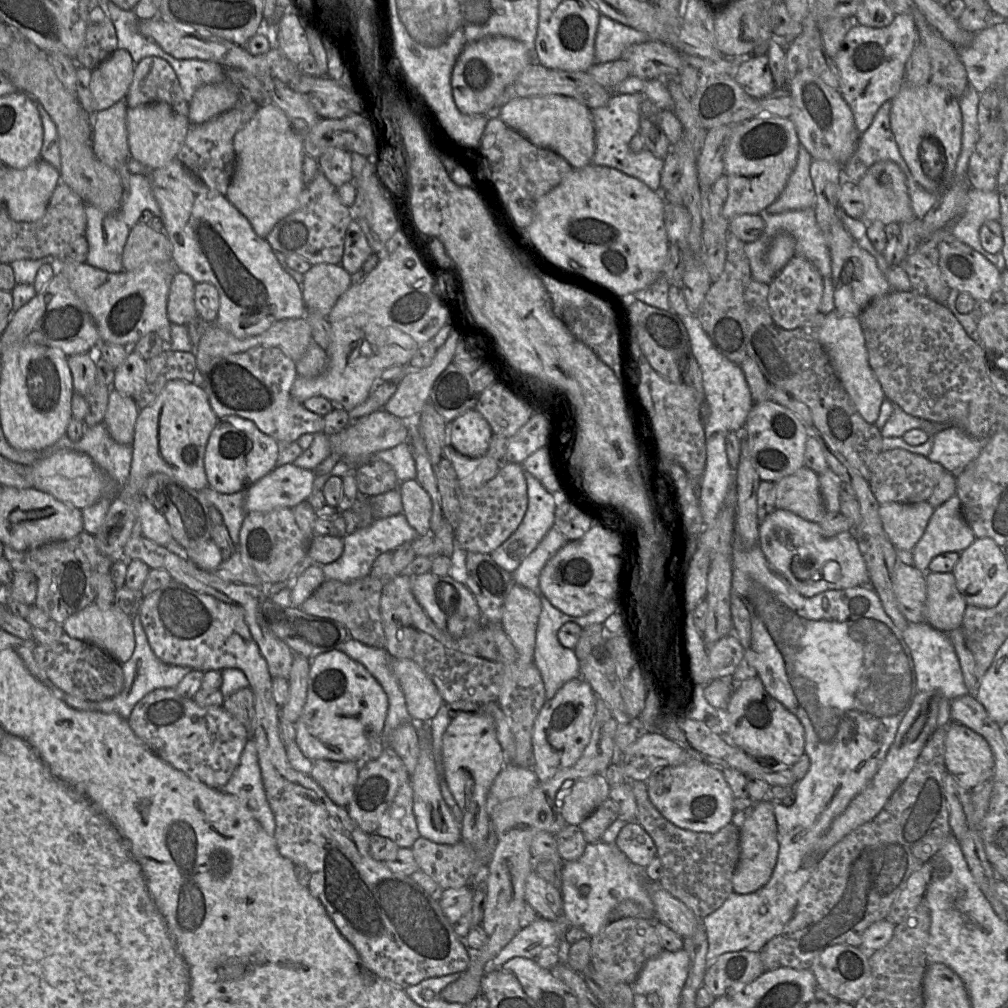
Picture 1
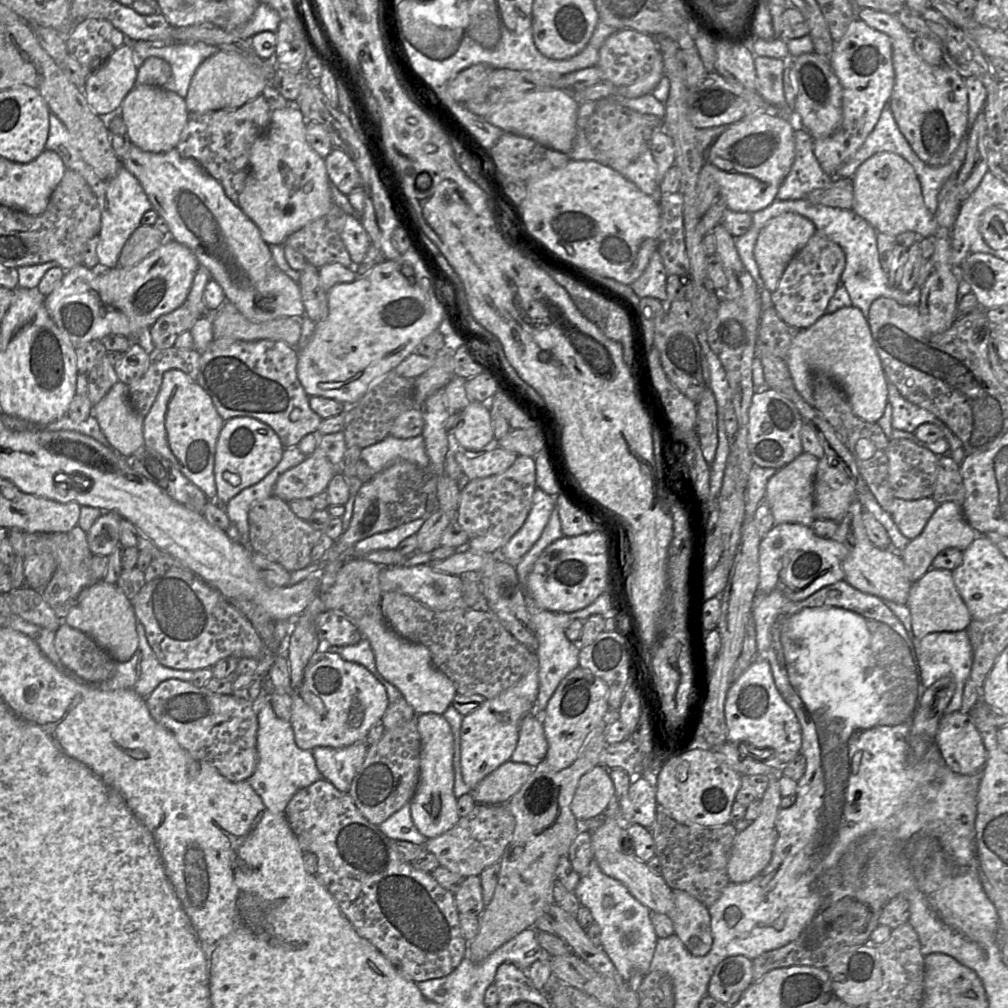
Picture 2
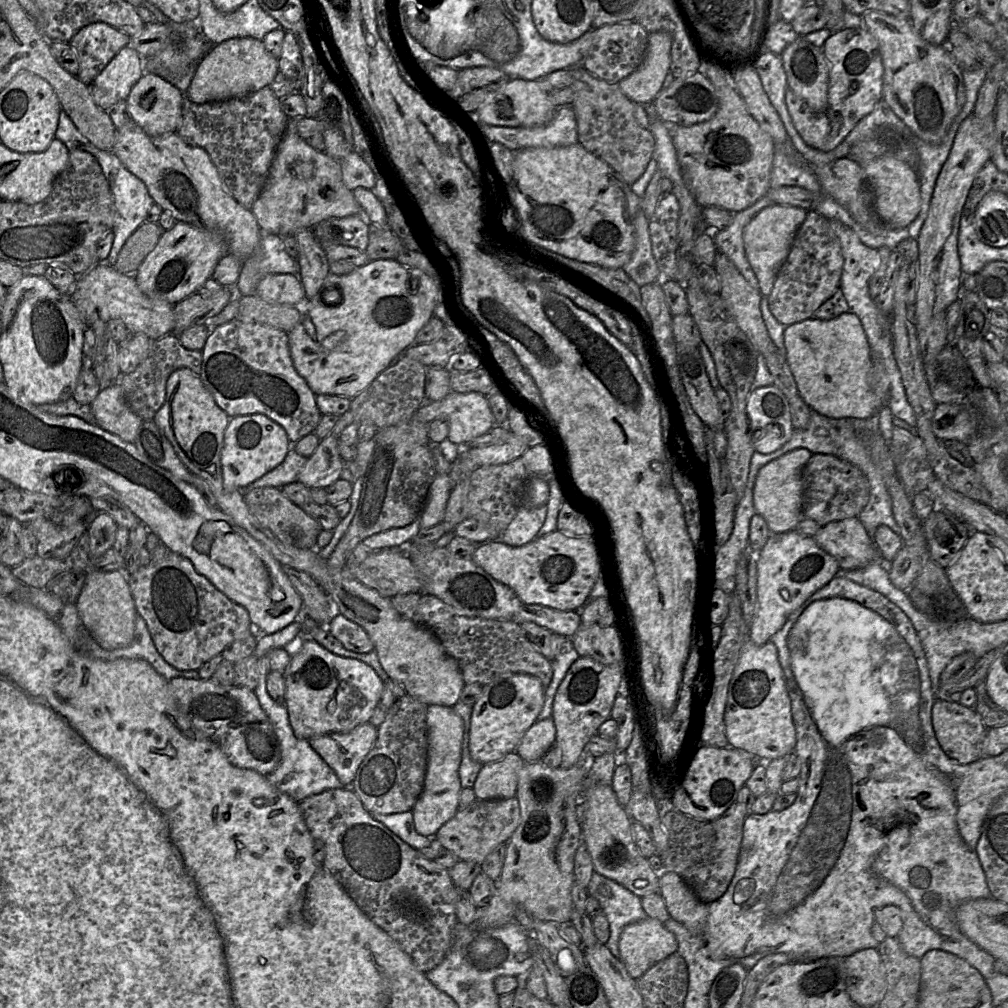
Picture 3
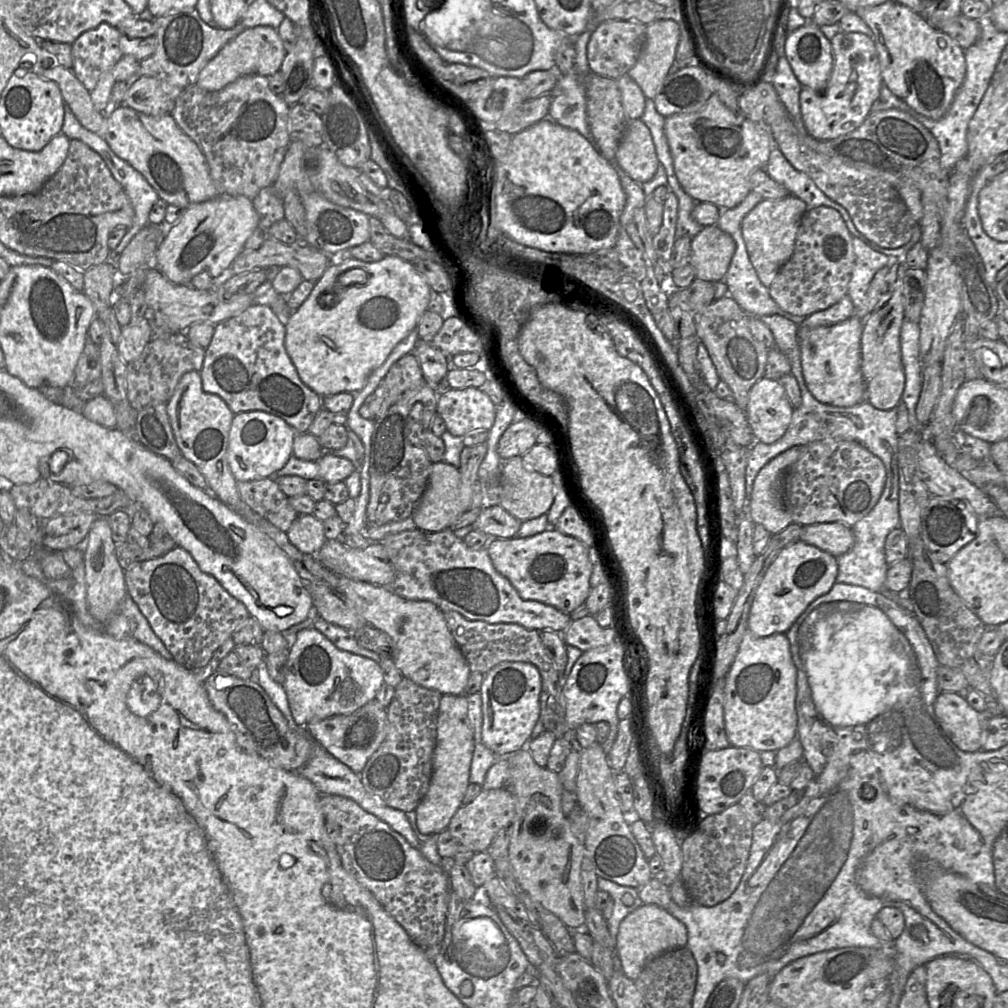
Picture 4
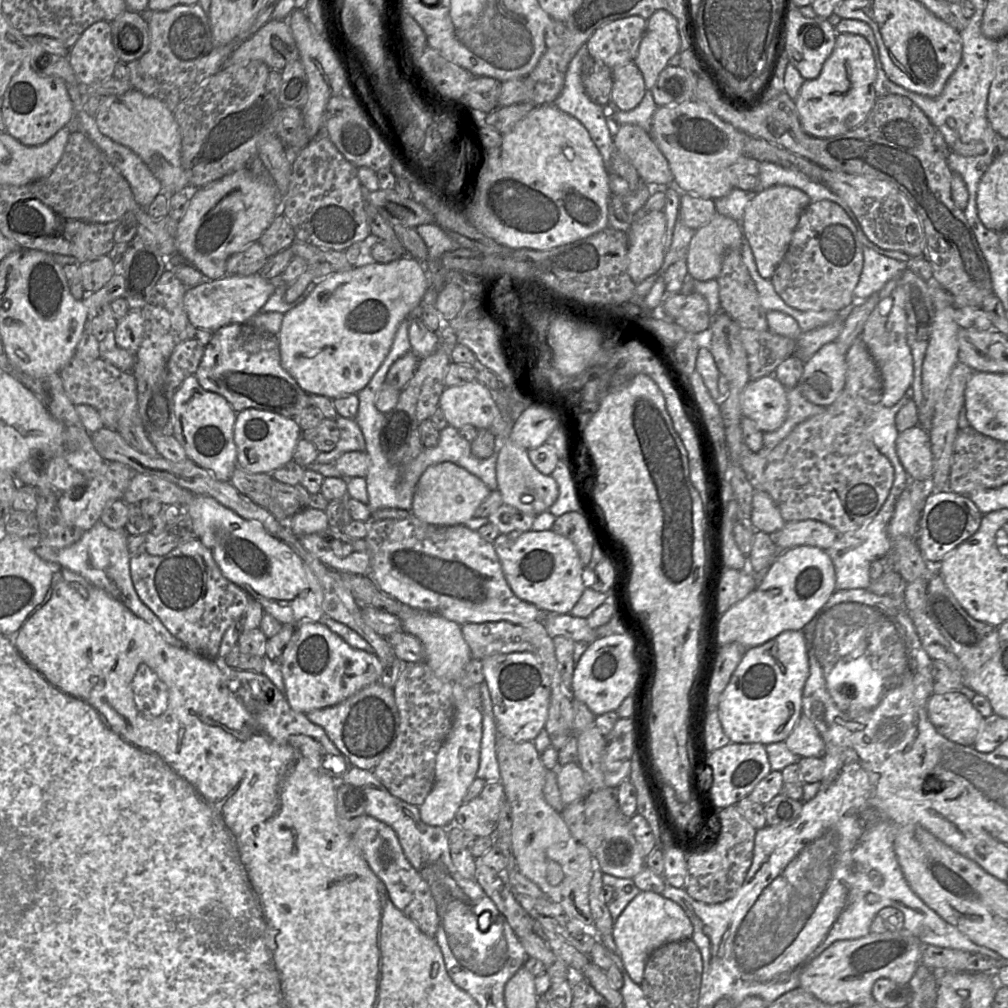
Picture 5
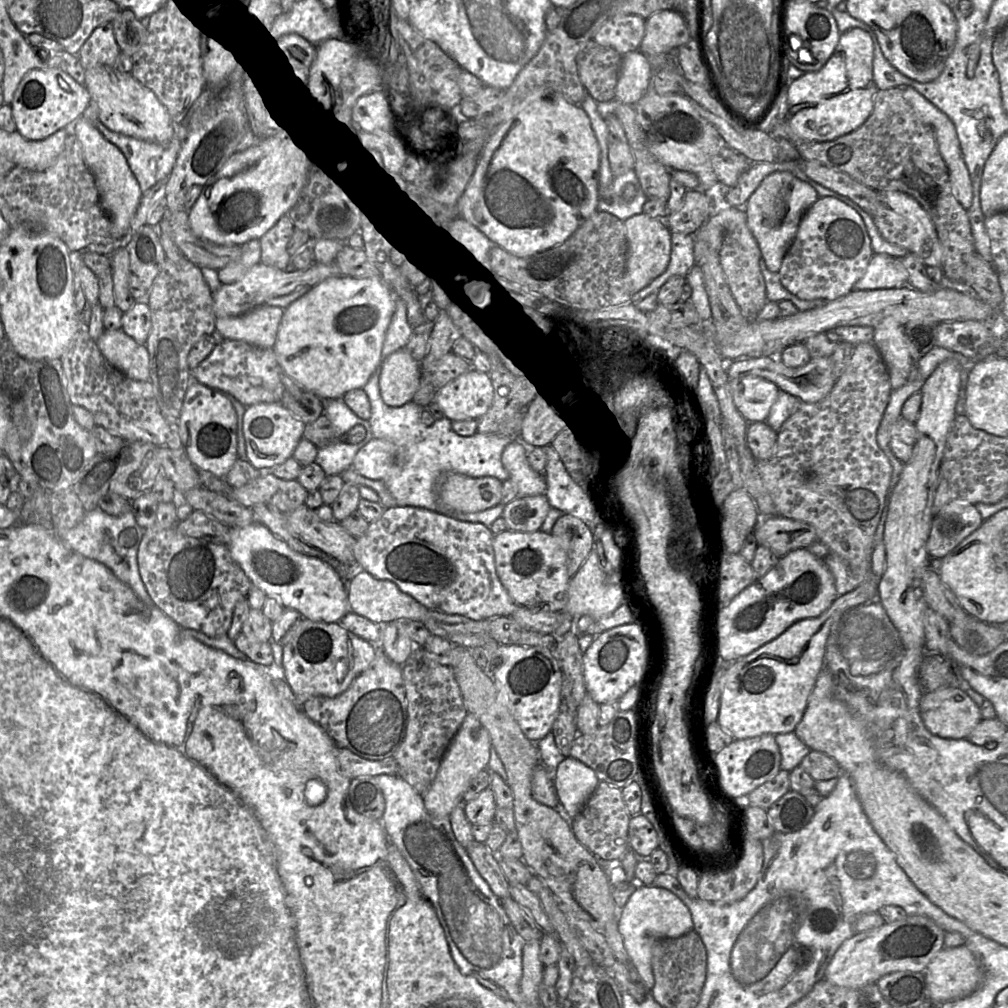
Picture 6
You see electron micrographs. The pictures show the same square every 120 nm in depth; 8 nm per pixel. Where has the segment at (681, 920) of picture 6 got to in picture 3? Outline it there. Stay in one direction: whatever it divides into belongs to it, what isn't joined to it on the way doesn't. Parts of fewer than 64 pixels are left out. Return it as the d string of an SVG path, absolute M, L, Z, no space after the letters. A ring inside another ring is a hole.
M653 918L626 925L620 936L619 959L636 980L676 950L675 935L666 929L664 923Z

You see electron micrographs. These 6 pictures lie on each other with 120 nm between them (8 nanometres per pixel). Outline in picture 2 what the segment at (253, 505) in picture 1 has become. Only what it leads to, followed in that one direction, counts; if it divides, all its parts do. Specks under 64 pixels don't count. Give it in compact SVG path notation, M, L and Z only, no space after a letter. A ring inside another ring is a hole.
M317 446L304 461L278 477L273 495L288 503L297 499L311 499L327 489L336 473L337 466Z

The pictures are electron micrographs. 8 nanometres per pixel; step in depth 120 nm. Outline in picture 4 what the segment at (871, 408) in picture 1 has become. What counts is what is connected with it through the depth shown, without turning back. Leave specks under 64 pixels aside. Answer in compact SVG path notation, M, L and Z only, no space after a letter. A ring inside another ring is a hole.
M856 315L831 325L798 329L803 377L812 396L823 404L850 407L866 400L866 383L861 371L861 337L864 320Z

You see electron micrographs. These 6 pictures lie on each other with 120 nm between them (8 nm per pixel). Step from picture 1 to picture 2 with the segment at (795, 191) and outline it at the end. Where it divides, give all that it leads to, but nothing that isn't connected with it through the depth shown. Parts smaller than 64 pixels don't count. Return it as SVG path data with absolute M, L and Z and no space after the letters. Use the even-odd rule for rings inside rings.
M797 126L794 140L794 161L776 196L781 201L804 199L811 191L829 186L834 178L821 168L813 152L814 139L804 128Z

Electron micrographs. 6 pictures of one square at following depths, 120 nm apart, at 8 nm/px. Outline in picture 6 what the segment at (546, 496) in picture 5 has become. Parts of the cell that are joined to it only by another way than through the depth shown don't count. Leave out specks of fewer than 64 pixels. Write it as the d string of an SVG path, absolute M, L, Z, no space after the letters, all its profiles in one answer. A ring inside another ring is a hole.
M519 439L510 442L503 450L501 462L516 485L518 497L546 495L547 484L543 473L530 466L526 445Z

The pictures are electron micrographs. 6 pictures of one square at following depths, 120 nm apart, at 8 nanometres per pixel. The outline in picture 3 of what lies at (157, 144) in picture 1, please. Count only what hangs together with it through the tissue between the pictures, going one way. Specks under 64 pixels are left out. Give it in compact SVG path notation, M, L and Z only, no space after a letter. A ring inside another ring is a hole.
M150 73L142 74L131 88L126 99L130 118L149 136L161 136L176 132L182 121L182 105L185 93L166 79Z

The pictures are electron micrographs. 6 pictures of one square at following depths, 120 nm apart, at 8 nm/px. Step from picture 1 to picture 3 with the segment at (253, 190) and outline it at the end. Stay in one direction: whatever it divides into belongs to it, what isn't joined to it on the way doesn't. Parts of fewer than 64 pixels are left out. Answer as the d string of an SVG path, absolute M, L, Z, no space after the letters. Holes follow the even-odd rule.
M289 118L271 163L266 184L251 207L262 232L281 237L295 235L299 230L313 229L329 218L363 213L353 191L343 182L340 161L308 145L297 132L297 119Z

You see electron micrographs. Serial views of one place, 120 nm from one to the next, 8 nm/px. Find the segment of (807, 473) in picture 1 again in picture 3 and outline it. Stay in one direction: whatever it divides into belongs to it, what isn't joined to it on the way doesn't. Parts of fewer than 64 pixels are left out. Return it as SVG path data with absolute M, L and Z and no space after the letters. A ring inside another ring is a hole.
M806 448L794 449L759 470L753 492L754 509L764 518L772 534L794 530L806 518L803 512L803 470L812 455Z

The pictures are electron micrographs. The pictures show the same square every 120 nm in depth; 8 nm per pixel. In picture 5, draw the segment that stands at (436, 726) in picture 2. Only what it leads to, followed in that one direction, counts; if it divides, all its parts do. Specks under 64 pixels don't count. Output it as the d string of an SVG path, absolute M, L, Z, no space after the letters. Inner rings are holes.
M453 683L453 697L455 705L455 717L444 743L439 749L436 756L435 764L435 782L429 795L420 809L421 820L429 826L449 827L454 823L456 813L463 804L463 798L466 795L472 782L475 780L480 761L480 750L482 740L482 713L467 698L465 691L468 687L463 687L460 683Z

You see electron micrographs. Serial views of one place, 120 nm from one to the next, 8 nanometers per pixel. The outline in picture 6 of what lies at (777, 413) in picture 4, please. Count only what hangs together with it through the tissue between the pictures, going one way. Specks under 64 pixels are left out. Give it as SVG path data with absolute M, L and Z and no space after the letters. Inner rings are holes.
M758 376L729 378L729 387L735 407L748 422L766 421L780 391Z

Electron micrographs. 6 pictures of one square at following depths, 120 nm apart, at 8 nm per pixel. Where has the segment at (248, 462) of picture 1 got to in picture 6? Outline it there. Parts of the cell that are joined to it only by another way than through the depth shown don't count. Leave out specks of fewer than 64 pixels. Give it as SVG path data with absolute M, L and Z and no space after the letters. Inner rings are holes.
M257 403L246 408L242 431L248 462L257 470L270 469L291 458L303 438L305 423L297 419L281 403Z

